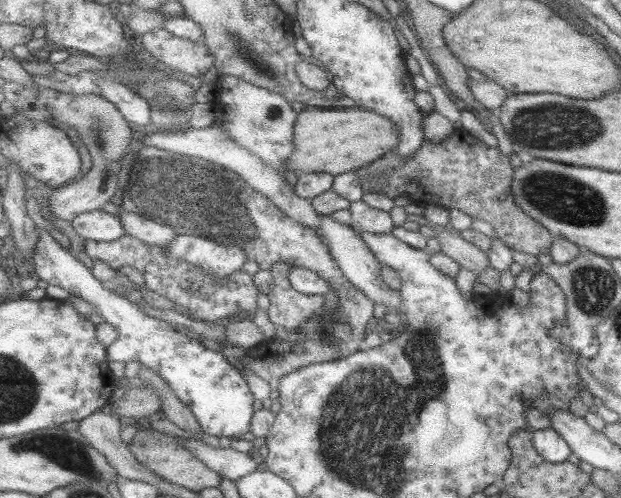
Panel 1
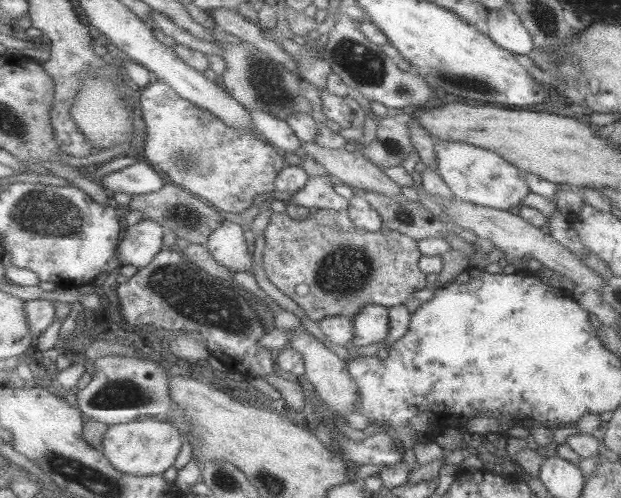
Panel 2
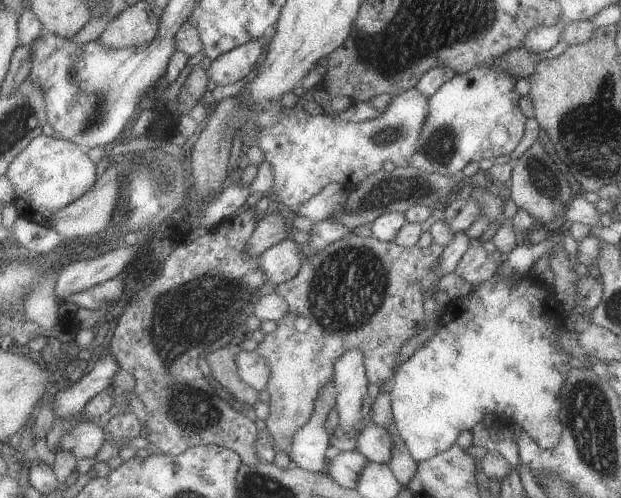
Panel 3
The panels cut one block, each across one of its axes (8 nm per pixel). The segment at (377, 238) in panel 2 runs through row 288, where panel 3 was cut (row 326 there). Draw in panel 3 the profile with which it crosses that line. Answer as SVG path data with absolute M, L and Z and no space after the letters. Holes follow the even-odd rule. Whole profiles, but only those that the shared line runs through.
M353 234L321 249L314 257L306 258L299 274L277 287L275 292L287 299L289 313L257 348L272 366L267 385L271 396L270 416L265 422L276 452L285 453L292 461L296 435L312 419L319 391L334 377L336 362L348 350L361 349L365 353L366 371L372 386L382 387L393 376L403 344L423 328L425 292L443 276L438 272L438 264L444 250L445 247L435 242L428 247L402 247L395 241Z

